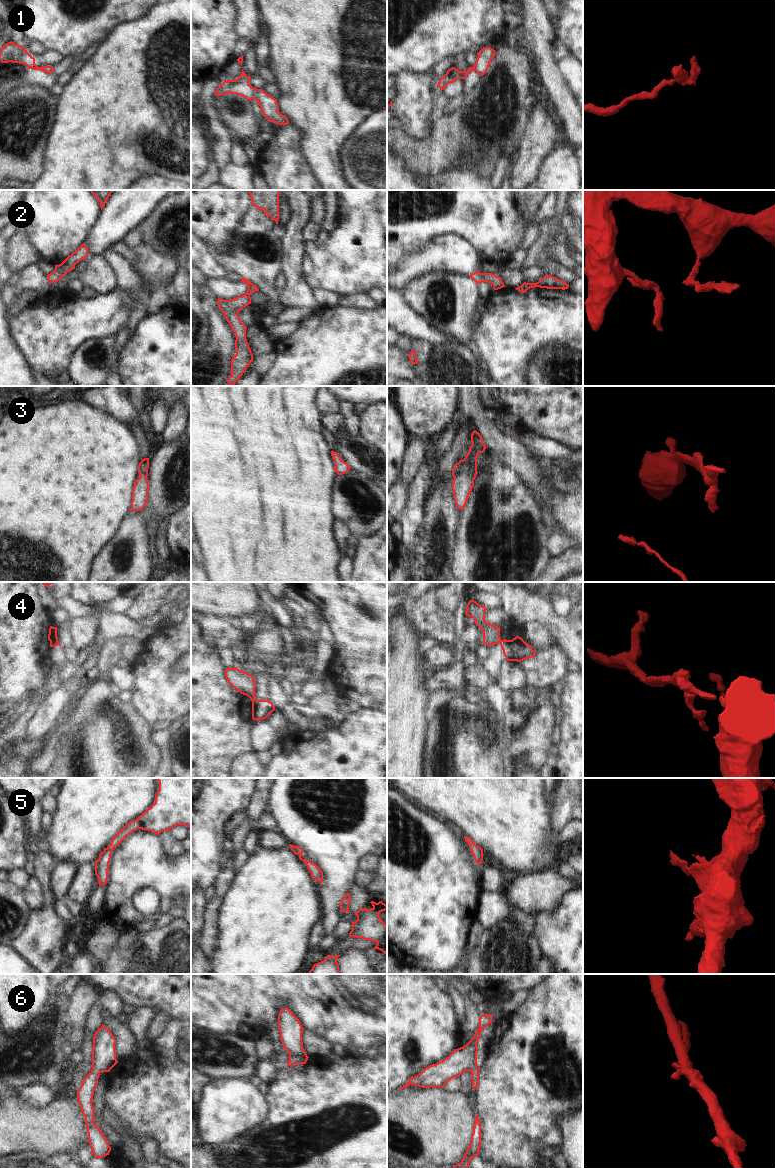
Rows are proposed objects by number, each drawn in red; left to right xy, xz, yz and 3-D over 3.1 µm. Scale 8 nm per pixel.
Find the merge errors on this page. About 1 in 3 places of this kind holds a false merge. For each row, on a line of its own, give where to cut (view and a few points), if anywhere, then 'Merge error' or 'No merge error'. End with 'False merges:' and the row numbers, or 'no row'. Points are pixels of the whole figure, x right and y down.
1: No split. No merge error
2: No split. No merge error
3: No split. No merge error
4: Split along xz (253, 694), (249, 697). Merge error
5: No split. No merge error
6: No split. No merge error
False merges: 4.

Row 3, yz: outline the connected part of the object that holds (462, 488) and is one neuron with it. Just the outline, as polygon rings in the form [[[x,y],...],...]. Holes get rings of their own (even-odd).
[[[474,430],[471,434],[471,446],[463,460],[456,463],[452,469],[452,490],[455,504],[458,509],[463,510],[468,497],[474,487],[474,480],[477,475],[477,457],[487,448],[479,432]]]

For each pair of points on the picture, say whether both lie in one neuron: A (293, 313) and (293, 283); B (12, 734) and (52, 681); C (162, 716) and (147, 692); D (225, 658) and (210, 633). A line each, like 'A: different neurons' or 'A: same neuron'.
A: different neurons
B: same neuron
C: same neuron
D: different neurons

